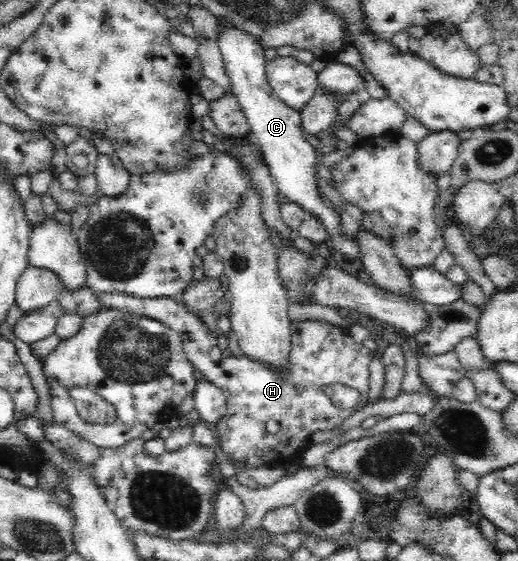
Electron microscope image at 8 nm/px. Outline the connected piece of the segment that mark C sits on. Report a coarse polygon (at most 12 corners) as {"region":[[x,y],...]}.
{"region":[[218,28],[239,102],[277,192],[355,262],[358,240],[320,192],[301,114],[267,81],[264,48]]}

